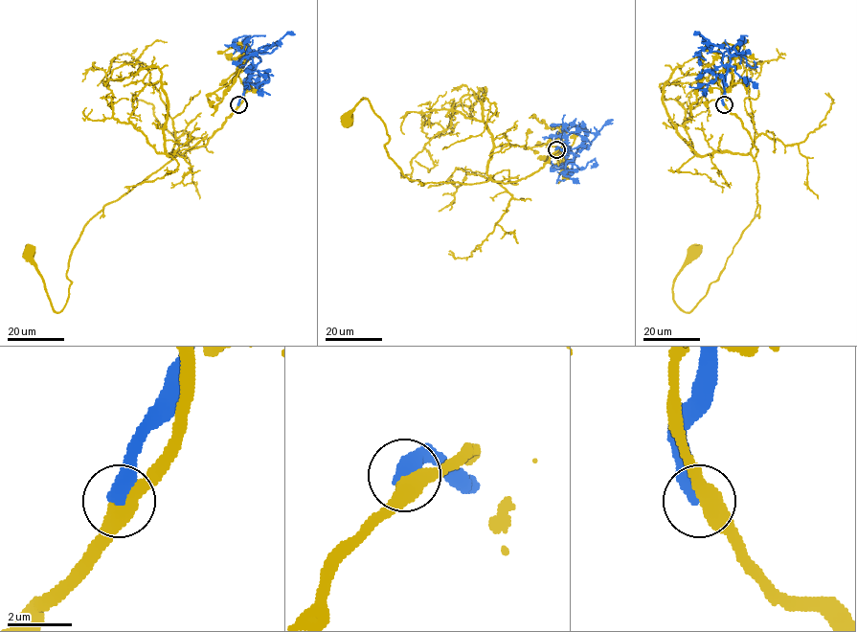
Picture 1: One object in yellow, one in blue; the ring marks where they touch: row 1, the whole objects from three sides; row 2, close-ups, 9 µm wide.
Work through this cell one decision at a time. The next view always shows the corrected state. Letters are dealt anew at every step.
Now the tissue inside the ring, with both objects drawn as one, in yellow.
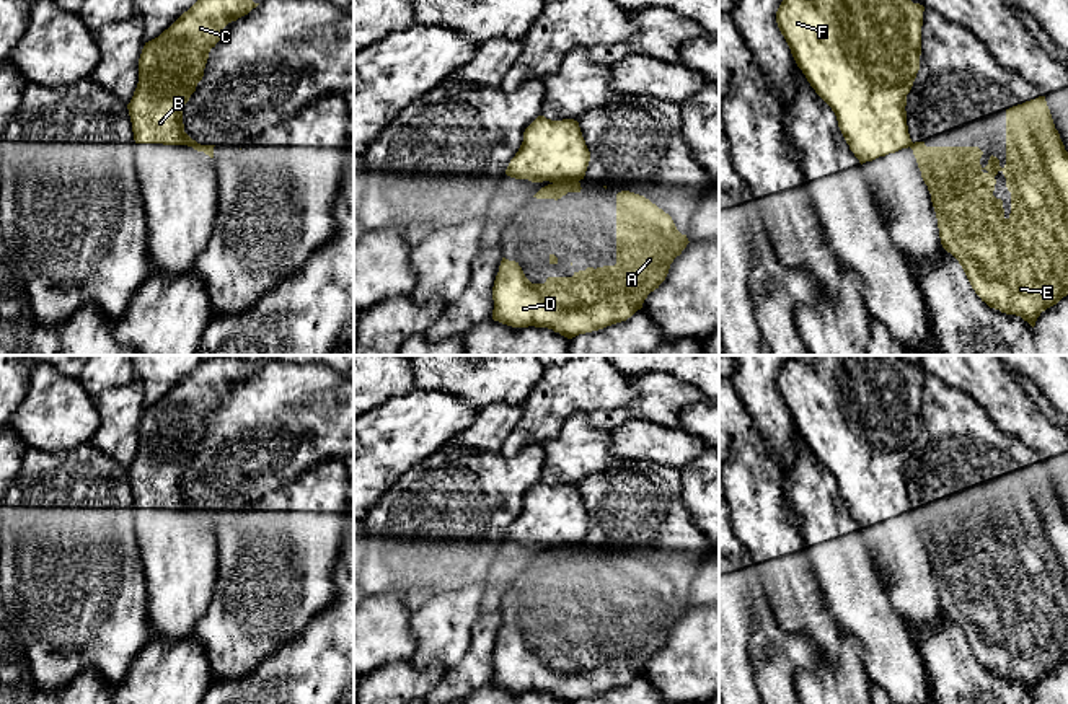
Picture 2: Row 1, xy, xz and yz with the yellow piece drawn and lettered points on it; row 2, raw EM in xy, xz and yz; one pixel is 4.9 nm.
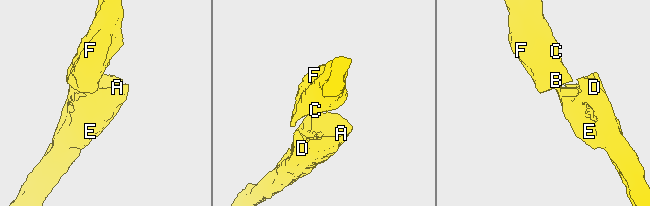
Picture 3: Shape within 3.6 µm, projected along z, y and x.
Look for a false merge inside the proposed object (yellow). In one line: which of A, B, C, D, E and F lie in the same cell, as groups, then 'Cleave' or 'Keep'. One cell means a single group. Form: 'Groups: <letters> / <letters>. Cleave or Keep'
Groups: A D E / B C F. Cleave

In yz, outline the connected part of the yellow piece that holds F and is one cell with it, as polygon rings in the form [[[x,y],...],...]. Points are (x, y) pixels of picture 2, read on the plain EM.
[[[789,355],[776,376],[797,432],[835,477],[861,530],[913,508],[905,471],[920,435],[923,376],[900,355],[815,355],[812,365]]]

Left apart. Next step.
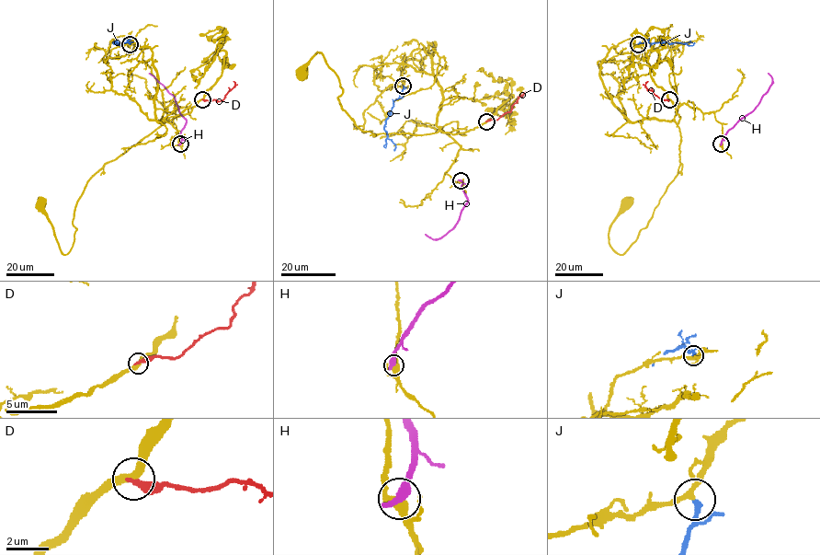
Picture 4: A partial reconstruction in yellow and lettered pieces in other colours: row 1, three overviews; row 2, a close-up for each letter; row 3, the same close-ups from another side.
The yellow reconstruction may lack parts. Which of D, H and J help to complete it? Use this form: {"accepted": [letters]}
{"accepted": ["J"]}

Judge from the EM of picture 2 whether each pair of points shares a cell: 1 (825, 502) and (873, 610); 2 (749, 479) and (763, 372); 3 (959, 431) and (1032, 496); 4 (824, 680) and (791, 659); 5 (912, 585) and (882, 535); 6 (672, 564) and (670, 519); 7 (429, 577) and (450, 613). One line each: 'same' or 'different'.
1: same
2: different
3: same
4: different
5: same
6: same
7: different

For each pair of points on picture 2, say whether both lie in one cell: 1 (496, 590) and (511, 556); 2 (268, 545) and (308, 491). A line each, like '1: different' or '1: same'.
1: same
2: same

